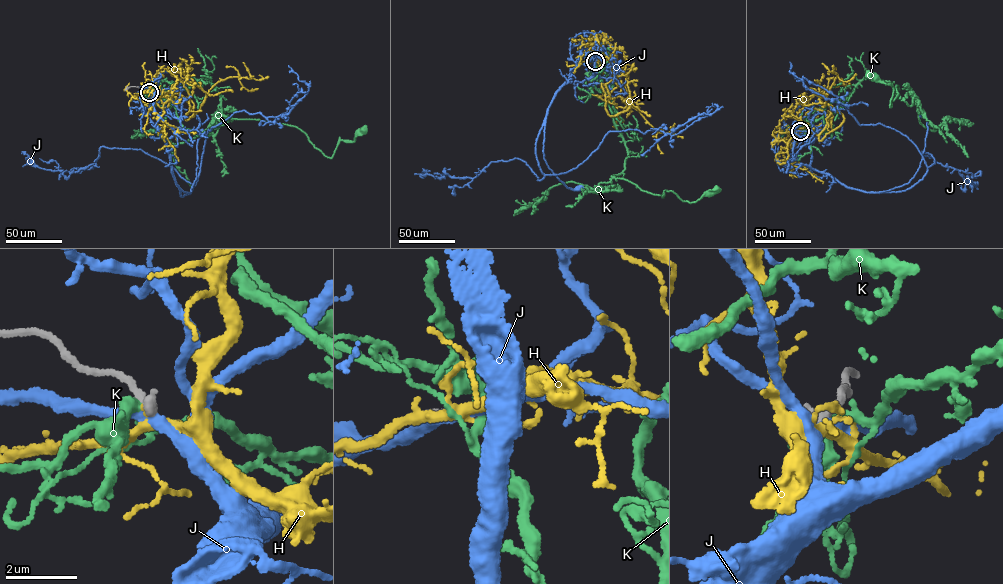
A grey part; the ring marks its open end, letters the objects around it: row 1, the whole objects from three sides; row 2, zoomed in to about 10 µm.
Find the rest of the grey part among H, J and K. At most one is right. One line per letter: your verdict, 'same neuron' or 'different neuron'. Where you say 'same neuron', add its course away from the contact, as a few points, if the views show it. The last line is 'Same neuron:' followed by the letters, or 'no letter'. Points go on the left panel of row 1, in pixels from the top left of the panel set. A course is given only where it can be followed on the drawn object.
H: different neuron
J: different neuron
K: different neuron
Same neuron: no letter

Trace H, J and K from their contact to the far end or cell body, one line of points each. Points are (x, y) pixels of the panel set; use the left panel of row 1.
H: (149, 92), (167, 94), (177, 83), (176, 92), (190, 106), (187, 120), (217, 82), (251, 78), (243, 62)
J: (149, 92), (145, 115), (165, 140), (176, 185), (189, 193), (196, 176), (201, 133)
K: (149, 92), (208, 79), (221, 93), (224, 115), (297, 127), (330, 157), (340, 141), (354, 141), (363, 128)

